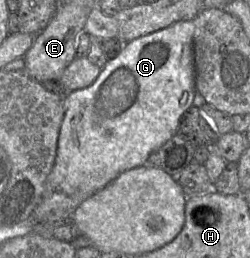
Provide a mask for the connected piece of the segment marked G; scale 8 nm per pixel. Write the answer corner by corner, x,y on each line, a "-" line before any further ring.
194,19
181,20
128,43
120,54
107,61
90,86
65,96
56,158
46,178
41,201
34,215
41,222
66,222
87,198
115,180
121,173
142,166
148,156
177,134
184,113
193,106
196,94
193,37

